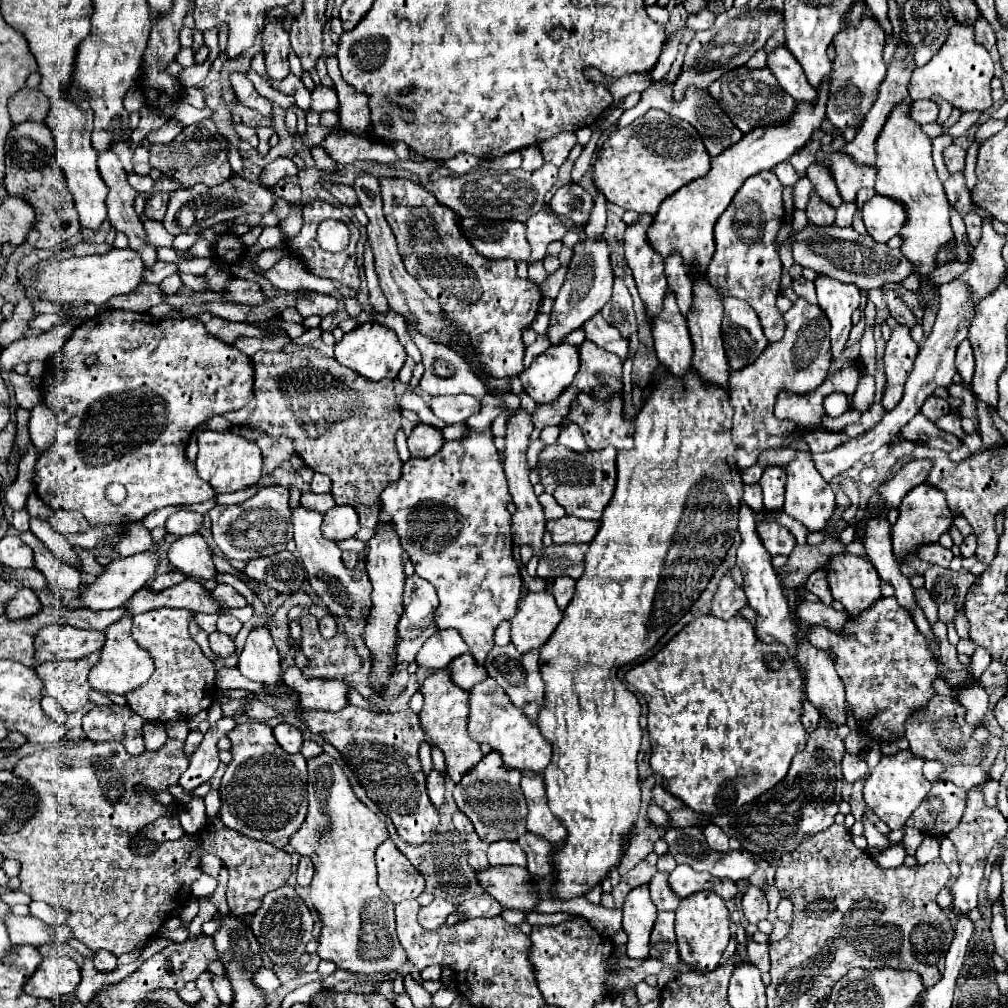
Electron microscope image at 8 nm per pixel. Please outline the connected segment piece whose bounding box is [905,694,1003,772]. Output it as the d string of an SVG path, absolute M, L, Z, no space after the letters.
M933 696L931 704L927 706L927 712L923 716L913 716L907 722L905 728L905 738L911 744L911 752L917 758L923 760L937 760L941 764L957 766L957 764L981 764L985 772L991 770L999 748L1003 746L1003 740L999 736L989 736L987 742L977 742L973 738L975 726L971 726L967 720L967 710L953 698L949 696Z

